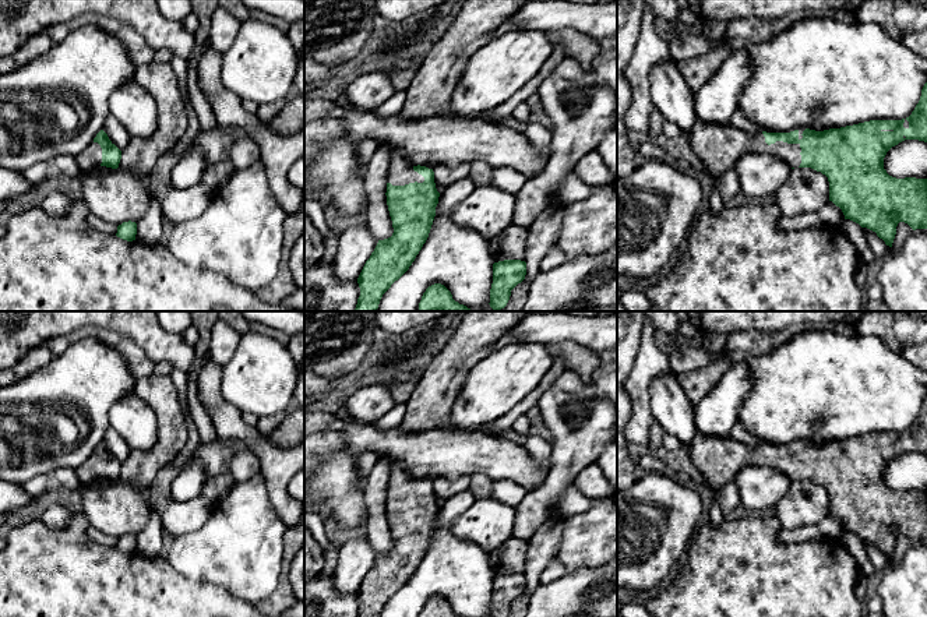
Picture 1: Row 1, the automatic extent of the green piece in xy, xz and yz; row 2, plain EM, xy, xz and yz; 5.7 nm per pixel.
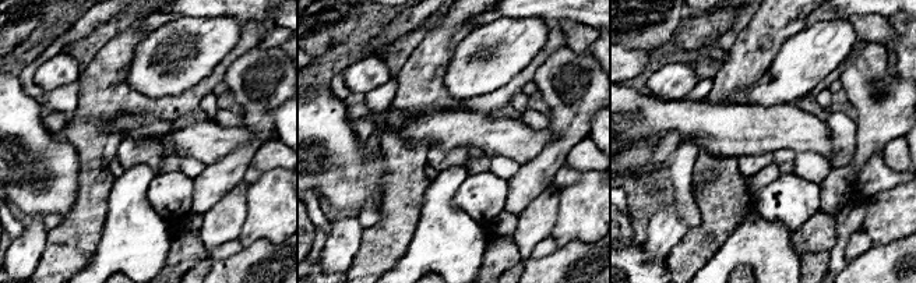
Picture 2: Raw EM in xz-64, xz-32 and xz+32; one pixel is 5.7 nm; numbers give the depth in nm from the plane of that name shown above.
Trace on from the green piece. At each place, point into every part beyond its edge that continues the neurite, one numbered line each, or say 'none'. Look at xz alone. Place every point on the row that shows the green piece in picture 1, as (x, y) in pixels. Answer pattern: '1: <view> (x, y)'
1: xz (401, 172)

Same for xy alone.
1: xy (90, 158)

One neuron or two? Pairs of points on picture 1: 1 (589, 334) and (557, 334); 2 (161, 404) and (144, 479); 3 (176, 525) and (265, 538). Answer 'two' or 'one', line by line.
1: one
2: one
3: two

